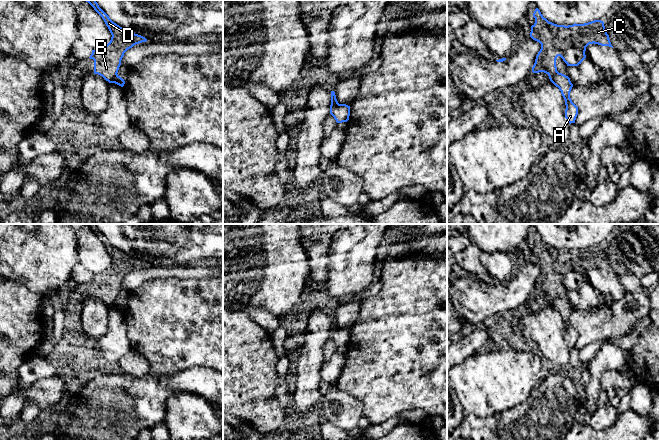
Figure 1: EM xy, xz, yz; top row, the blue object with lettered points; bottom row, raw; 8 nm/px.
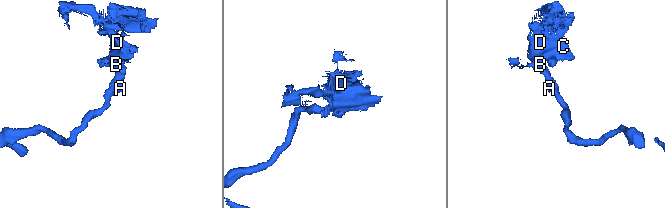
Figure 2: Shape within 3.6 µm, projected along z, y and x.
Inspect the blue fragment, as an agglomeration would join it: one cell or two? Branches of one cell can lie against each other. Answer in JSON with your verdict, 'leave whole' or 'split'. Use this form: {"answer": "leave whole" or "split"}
{"answer": "split"}

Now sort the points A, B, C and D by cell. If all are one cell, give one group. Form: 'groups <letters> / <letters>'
groups A / B C D

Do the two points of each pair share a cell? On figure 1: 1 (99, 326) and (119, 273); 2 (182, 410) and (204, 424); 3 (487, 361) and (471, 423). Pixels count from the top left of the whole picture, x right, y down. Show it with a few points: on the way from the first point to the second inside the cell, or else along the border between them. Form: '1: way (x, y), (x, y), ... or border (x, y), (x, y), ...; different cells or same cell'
1: border (93, 297), (101, 299), (109, 306); different cells
2: way (187, 414), (191, 418), (199, 419); same cell
3: border (465, 413), (471, 413), (480, 417), (496, 414); different cells

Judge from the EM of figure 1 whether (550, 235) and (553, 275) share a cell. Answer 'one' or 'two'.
one

